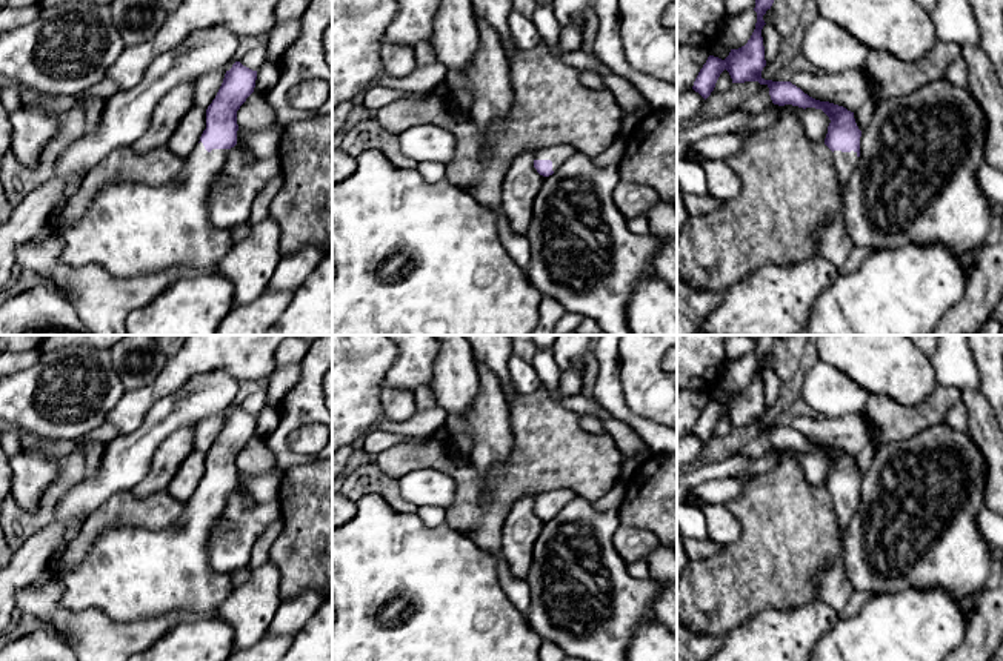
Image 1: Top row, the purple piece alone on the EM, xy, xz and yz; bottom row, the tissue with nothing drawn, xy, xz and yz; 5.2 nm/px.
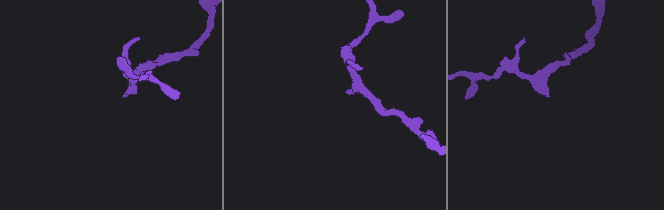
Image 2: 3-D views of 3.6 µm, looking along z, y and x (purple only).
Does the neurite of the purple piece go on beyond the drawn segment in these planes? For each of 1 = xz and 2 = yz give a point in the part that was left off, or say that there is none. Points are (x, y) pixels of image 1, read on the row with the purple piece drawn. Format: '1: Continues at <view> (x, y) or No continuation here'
1: Continues at xz (557, 154)
2: Continues at yz (845, 163)

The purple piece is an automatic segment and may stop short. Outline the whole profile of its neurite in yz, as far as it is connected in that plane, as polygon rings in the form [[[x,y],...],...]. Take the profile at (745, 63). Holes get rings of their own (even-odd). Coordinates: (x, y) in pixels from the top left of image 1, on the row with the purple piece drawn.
[[[755,0],[757,23],[748,43],[738,49],[731,49],[725,60],[709,55],[692,89],[706,100],[714,91],[720,74],[726,69],[732,83],[758,81],[766,85],[774,105],[821,109],[831,120],[825,144],[832,151],[834,166],[843,191],[858,164],[861,131],[855,123],[854,112],[846,108],[815,100],[791,81],[772,81],[761,77],[761,71],[766,66],[761,37],[761,29],[766,25],[763,15],[771,9],[772,3],[774,0]]]

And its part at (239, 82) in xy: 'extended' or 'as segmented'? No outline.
extended

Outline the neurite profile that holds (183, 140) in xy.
[[[192,106],[180,120],[166,148],[178,157],[186,158],[198,144],[206,129],[206,109]]]

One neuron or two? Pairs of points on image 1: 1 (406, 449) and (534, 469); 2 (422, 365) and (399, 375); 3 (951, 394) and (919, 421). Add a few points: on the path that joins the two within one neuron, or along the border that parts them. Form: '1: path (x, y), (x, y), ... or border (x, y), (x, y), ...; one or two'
1: path (439, 455), (471, 481), (502, 481); one
2: path (416, 365), (405, 374); one
3: path (943, 398), (926, 414); one

